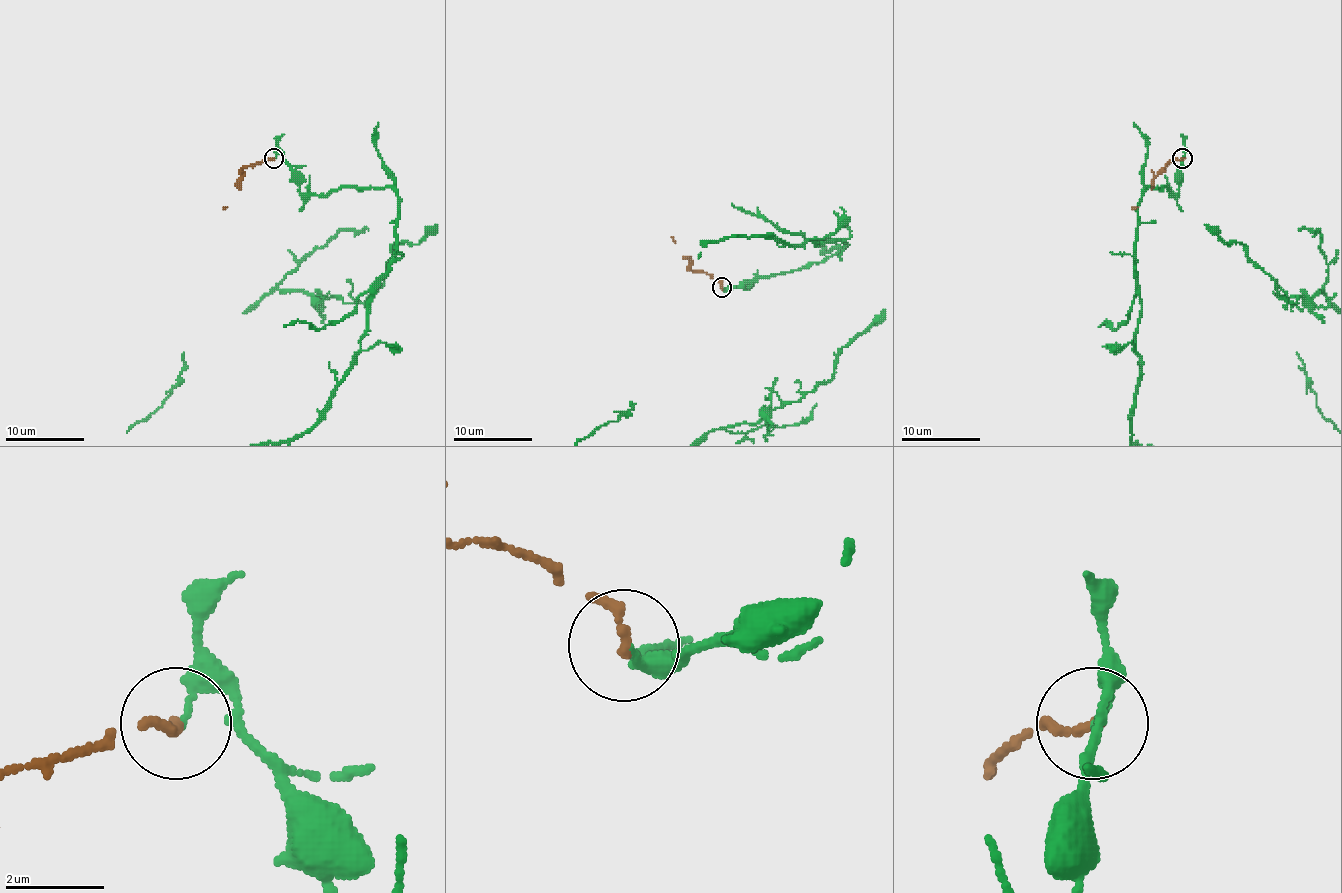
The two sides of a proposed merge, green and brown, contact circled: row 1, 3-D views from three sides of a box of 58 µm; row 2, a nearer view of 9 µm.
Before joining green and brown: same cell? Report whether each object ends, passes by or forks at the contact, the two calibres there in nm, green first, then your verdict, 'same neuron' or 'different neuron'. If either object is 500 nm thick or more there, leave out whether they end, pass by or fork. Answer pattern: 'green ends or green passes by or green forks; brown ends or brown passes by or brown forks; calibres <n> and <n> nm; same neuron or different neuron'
green ends; brown ends; calibres 120 and 200 nm; different neuron

